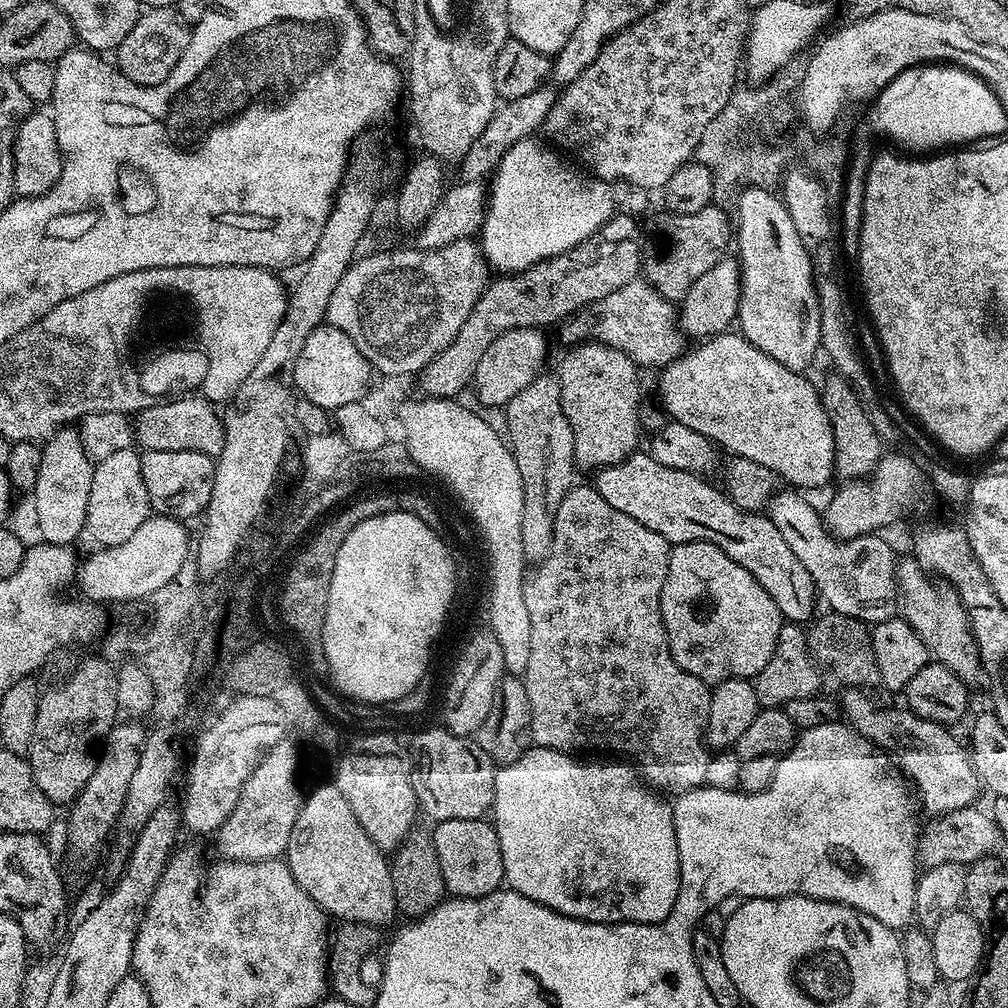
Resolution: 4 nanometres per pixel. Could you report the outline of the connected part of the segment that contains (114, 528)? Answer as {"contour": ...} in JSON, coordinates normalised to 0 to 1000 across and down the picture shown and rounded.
{"contour":[[[134,443],[125,446],[116,446],[114,450],[109,450],[109,454],[101,454],[93,463],[93,474],[89,478],[89,498],[87,499],[87,519],[86,527],[91,527],[91,532],[99,542],[109,540],[120,540],[145,518],[151,508],[151,499],[145,490],[145,478],[141,478],[141,458],[140,449]]]}

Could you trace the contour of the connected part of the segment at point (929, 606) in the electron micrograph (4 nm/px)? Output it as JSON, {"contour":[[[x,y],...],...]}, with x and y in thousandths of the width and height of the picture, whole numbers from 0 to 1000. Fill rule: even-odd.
{"contour":[[[908,554],[900,555],[894,555],[889,561],[889,586],[895,614],[904,621],[907,629],[911,629],[911,633],[915,633],[922,652],[928,658],[941,663],[956,679],[967,680],[967,675],[971,676],[974,671],[972,650],[960,610],[952,600],[948,584],[939,577],[933,577],[928,583],[925,580],[926,572],[917,566],[913,559]]]}

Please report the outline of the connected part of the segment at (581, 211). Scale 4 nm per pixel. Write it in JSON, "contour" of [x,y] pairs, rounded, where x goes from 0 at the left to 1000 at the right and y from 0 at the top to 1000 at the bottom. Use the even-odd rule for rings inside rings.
{"contour":[[[532,137],[510,141],[500,150],[500,155],[493,160],[487,172],[488,184],[485,182],[482,187],[483,206],[480,218],[476,221],[474,241],[485,267],[492,269],[493,266],[493,271],[511,272],[534,260],[545,258],[547,254],[558,252],[576,242],[609,213],[607,190],[603,188],[606,187],[604,180],[586,174],[574,166],[566,167],[563,158],[556,159],[555,150],[549,149],[543,142],[540,143],[535,143]]]}

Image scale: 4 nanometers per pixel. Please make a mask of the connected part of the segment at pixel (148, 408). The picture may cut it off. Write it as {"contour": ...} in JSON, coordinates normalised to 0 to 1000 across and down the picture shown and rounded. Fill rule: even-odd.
{"contour":[[[179,391],[147,400],[133,413],[133,437],[143,448],[192,446],[211,454],[217,452],[222,441],[222,419],[215,402],[201,391]]]}

